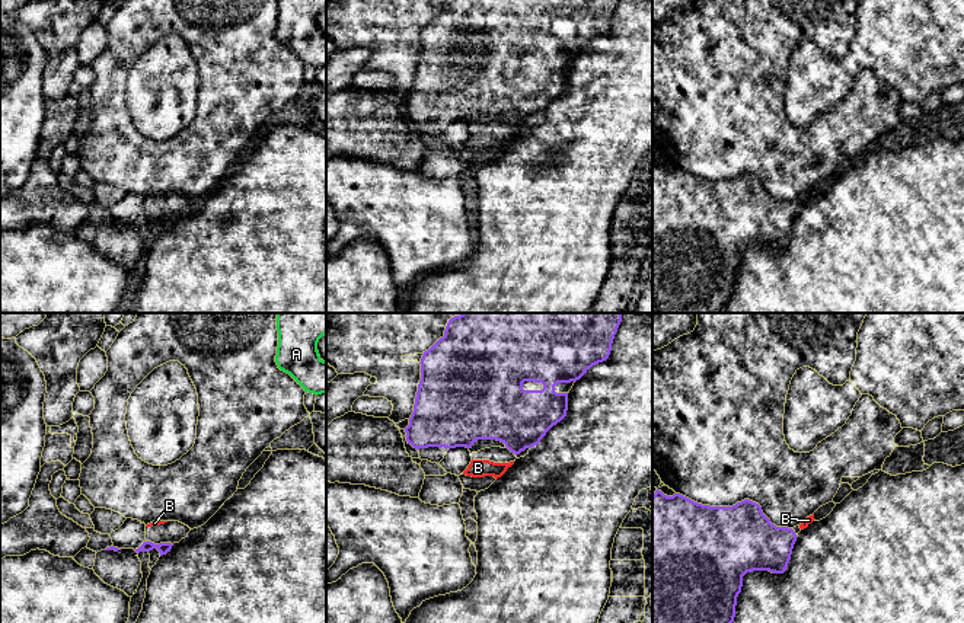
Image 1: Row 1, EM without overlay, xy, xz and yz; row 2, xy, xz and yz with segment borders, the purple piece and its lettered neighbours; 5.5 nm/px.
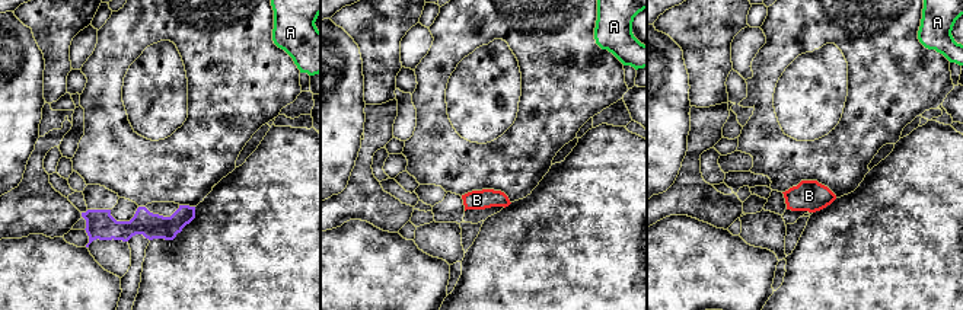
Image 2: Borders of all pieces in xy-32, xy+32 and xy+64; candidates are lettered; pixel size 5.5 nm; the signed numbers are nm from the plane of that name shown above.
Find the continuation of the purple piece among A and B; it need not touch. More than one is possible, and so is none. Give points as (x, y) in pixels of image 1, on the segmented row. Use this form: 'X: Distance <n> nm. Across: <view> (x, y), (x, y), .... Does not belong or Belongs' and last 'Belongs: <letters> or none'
A: Distance 1100 nm. Across: xy (171, 543), (305, 390). Does not belong
B: Distance 40 nm. Across: yz (794, 532), (800, 527). Belongs
Belongs: B

